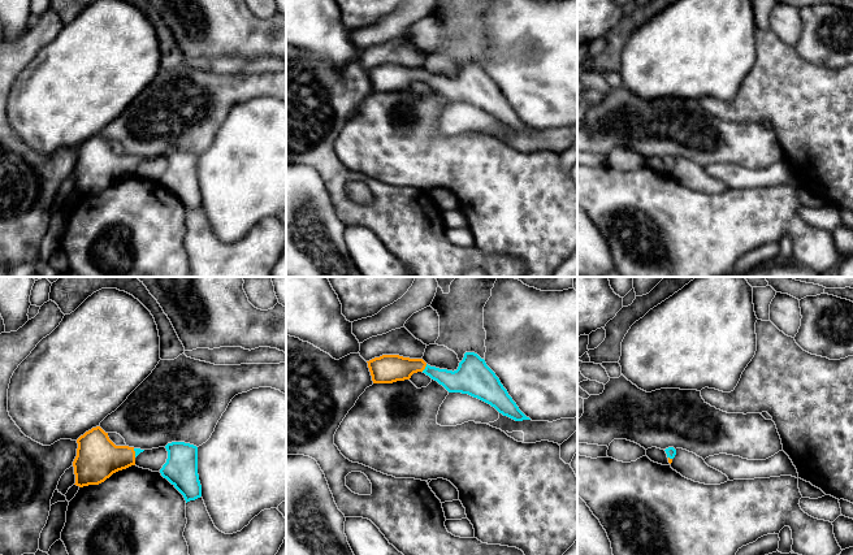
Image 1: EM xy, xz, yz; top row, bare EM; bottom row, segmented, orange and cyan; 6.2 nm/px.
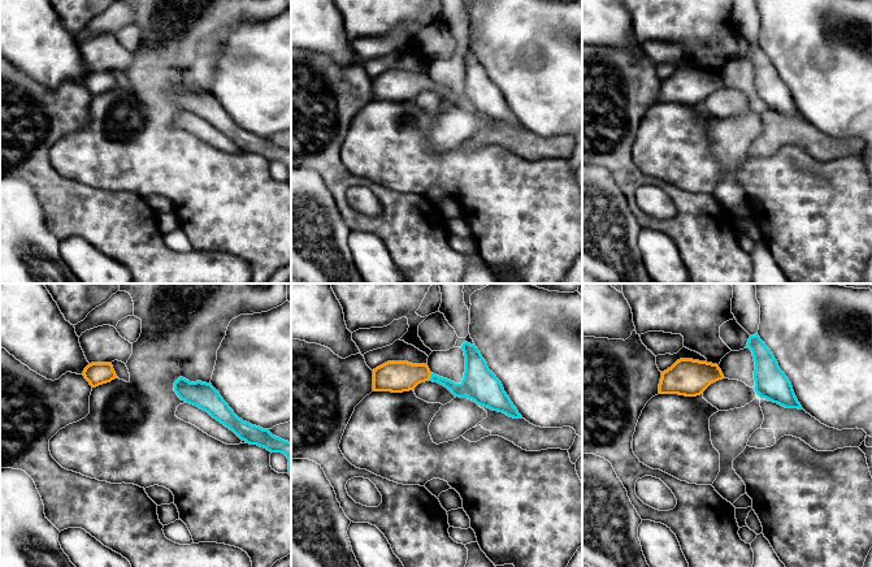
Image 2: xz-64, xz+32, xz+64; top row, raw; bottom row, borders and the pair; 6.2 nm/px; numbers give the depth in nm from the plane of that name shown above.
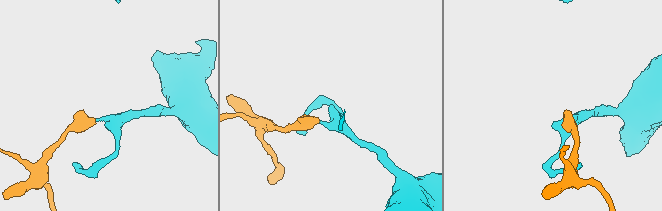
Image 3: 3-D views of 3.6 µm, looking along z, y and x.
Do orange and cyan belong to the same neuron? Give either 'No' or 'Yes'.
Yes

